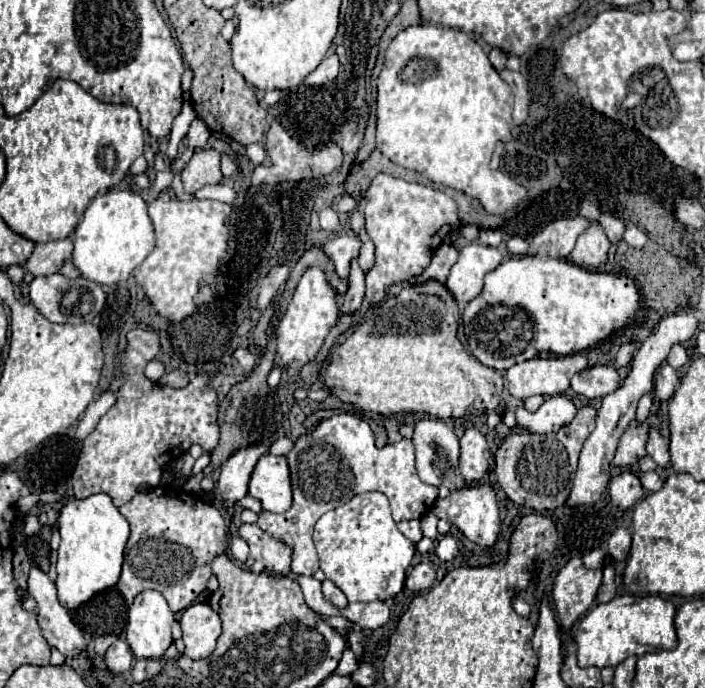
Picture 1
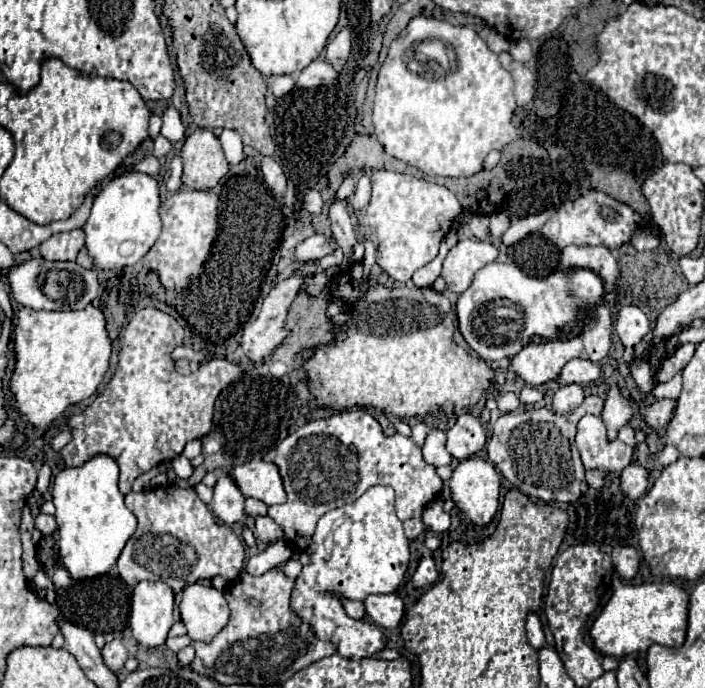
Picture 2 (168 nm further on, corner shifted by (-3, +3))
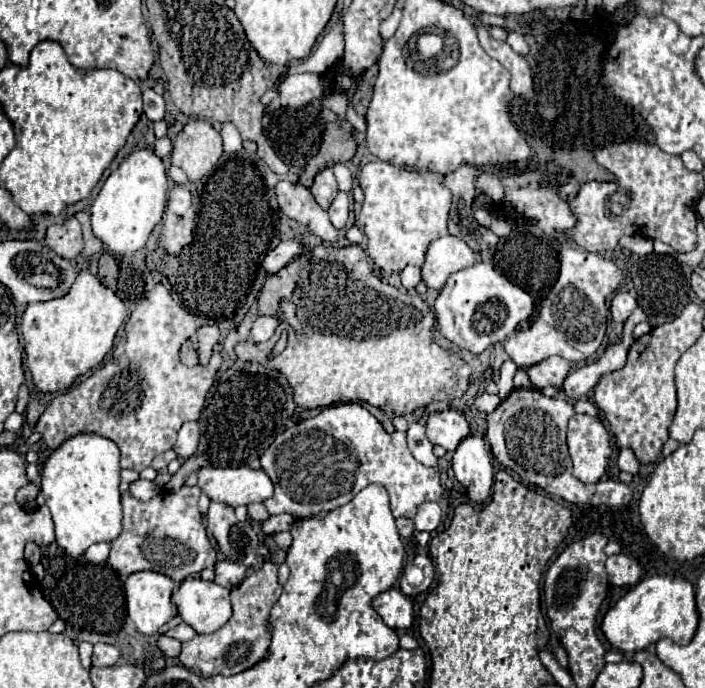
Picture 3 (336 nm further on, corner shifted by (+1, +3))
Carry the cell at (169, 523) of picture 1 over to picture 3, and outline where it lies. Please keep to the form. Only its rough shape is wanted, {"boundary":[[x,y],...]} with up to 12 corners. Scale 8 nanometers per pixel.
{"boundary":[[201,489],[143,503],[123,493],[107,563],[177,585],[213,569]]}

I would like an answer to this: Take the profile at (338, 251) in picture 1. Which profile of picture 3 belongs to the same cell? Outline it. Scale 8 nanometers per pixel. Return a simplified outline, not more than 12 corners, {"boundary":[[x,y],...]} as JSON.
{"boundary":[[301,239],[281,241],[263,257],[267,275],[275,275],[303,249]]}

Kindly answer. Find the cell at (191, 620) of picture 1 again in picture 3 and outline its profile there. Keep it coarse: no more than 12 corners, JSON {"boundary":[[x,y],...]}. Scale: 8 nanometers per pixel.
{"boundary":[[187,577],[173,603],[197,633],[231,617],[229,589]]}

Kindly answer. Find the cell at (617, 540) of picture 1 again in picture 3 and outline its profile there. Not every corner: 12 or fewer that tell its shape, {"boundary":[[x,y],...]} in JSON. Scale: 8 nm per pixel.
{"boundary":[[623,553],[611,555],[605,569],[611,585],[633,587],[639,563]]}

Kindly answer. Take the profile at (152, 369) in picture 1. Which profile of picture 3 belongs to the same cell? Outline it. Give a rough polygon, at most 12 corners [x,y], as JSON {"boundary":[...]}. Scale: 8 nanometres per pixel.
{"boundary":[[217,325],[199,331],[199,363],[207,365],[219,341]]}

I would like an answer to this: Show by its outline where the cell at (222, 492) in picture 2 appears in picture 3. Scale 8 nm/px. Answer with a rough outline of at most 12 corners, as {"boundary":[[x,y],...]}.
{"boundary":[[211,503],[207,531],[221,555],[251,569],[259,537],[233,507]]}

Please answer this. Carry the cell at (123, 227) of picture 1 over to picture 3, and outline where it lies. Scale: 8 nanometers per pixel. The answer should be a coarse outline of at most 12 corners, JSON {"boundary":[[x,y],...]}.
{"boundary":[[151,145],[105,179],[93,233],[117,257],[161,221],[169,177]]}

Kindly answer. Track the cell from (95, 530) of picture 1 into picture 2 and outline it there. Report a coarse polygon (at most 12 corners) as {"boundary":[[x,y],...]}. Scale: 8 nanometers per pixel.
{"boundary":[[97,455],[53,481],[71,579],[109,573],[137,519],[117,463]]}

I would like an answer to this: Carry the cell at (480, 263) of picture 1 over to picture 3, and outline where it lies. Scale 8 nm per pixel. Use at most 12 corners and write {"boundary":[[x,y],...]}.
{"boundary":[[437,237],[427,247],[421,281],[439,291],[477,255],[463,239]]}

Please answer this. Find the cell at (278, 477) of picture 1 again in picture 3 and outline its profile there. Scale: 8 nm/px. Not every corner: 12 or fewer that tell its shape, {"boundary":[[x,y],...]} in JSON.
{"boundary":[[247,465],[203,467],[199,489],[223,505],[265,501],[273,483]]}

